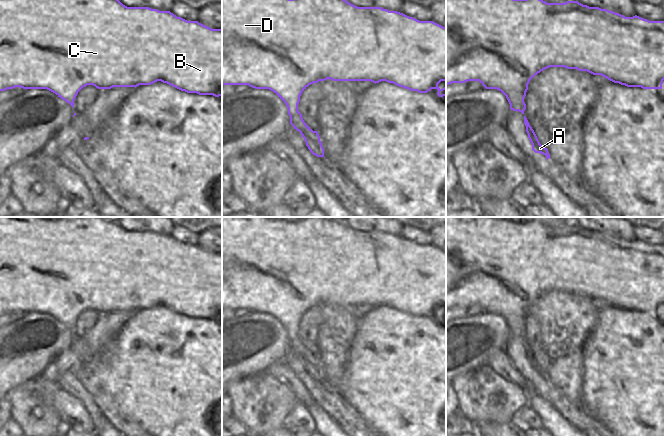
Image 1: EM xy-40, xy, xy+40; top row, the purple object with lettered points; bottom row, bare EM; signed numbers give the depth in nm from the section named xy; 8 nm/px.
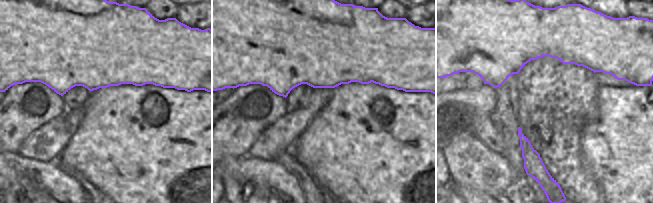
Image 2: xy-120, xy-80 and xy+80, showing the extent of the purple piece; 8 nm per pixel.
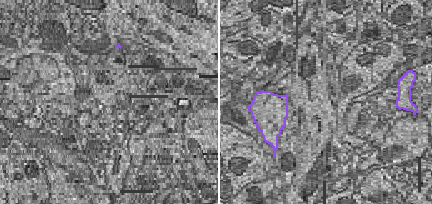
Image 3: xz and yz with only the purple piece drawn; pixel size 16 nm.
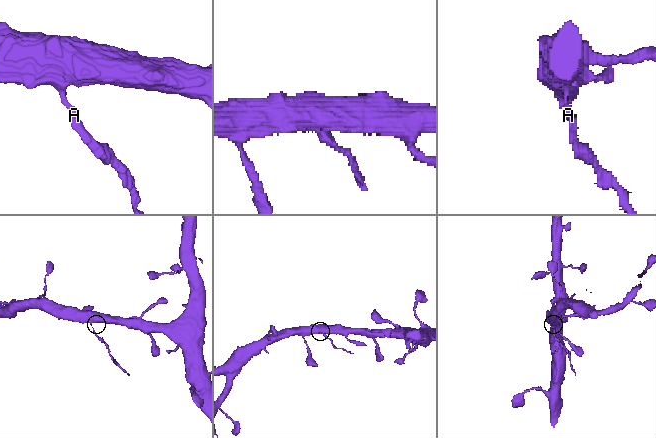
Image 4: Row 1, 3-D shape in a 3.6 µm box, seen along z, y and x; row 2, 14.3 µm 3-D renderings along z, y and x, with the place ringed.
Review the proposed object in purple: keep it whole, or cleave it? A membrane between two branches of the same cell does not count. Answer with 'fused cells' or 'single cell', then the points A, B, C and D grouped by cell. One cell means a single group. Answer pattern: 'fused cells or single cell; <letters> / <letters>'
fused cells; A / B C D

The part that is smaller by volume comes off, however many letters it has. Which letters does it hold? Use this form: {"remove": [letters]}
{"remove": ["A"]}

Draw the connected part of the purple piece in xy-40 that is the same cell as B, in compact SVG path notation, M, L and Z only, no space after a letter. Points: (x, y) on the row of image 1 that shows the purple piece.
M0 0L0 91L21 87L47 89L74 108L78 92L87 85L98 89L137 87L157 81L167 83L187 93L222 96L222 29L211 29L198 21L187 21L170 11L149 7L127 7L119 0Z

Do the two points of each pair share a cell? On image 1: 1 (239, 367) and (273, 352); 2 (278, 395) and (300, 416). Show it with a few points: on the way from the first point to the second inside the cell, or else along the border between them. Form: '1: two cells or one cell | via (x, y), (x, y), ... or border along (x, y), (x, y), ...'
1: one cell | via (247, 360), (260, 352), (265, 352)
2: two cells | border along (298, 401), (287, 416)

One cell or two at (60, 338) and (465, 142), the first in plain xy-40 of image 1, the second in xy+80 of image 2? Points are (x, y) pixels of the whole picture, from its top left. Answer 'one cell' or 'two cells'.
two cells

